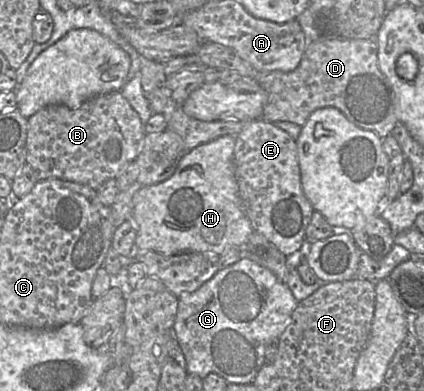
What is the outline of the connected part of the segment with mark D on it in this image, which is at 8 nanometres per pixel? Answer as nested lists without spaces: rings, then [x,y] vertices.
[[[319,38],[307,44],[296,69],[260,72],[255,79],[267,94],[260,119],[288,121],[303,126],[311,113],[335,107],[357,127],[375,132],[381,139],[399,123],[392,86],[378,67],[376,39]]]

